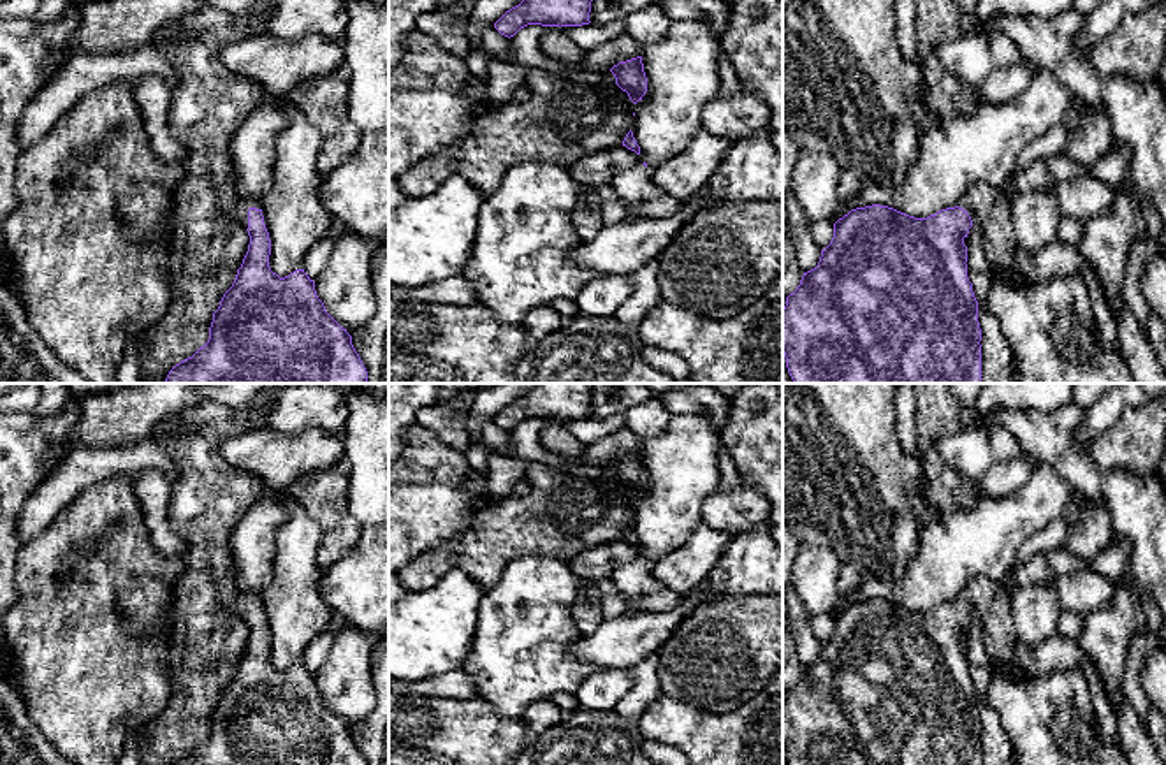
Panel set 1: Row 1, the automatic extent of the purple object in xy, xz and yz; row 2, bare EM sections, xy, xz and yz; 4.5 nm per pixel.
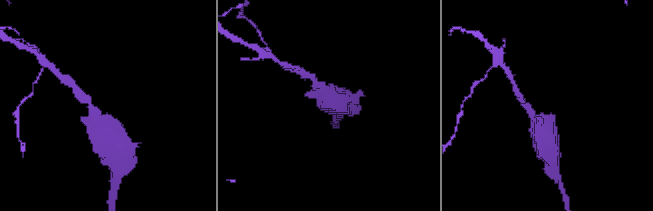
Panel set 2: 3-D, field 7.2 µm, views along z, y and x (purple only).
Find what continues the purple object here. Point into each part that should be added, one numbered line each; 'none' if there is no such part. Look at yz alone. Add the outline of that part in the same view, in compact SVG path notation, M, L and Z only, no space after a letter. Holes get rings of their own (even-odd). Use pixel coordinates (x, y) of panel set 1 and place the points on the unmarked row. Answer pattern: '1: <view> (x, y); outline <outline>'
1: yz (1082, 591); outline M1039 552L1024 565L1015 565L999 582L985 575L971 579L957 600L967 605L973 619L976 616L983 619L1001 589L1009 589L1013 593L1017 587L1029 584L1052 586L1062 610L1085 614L1108 605L1115 593L1115 582L1096 572L1085 570L1057 575L1046 561L1046 552Z

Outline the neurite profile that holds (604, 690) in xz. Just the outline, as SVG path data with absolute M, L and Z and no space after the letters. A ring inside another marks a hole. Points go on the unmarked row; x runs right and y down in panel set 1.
M596 670L579 686L575 695L582 709L614 710L631 686L630 670Z

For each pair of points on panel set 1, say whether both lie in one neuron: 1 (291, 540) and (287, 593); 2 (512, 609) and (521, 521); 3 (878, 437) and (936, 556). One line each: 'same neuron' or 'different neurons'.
1: same neuron
2: different neurons
3: different neurons

